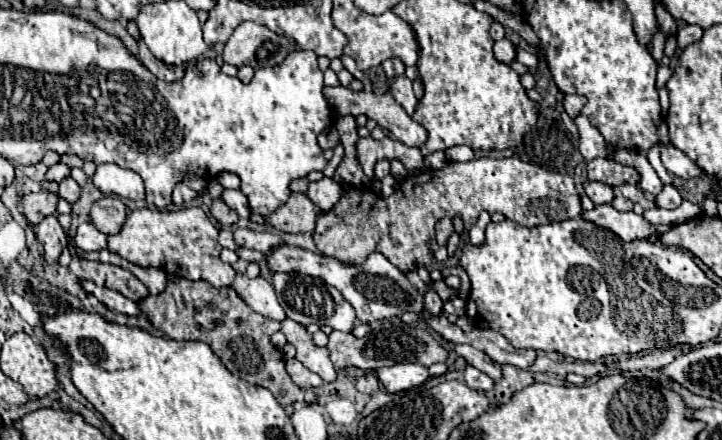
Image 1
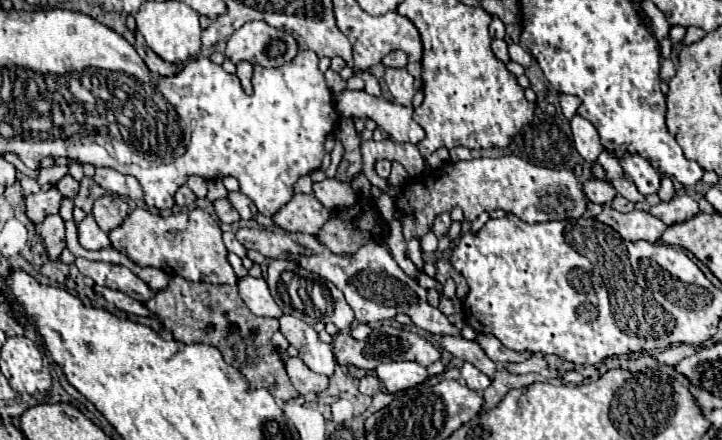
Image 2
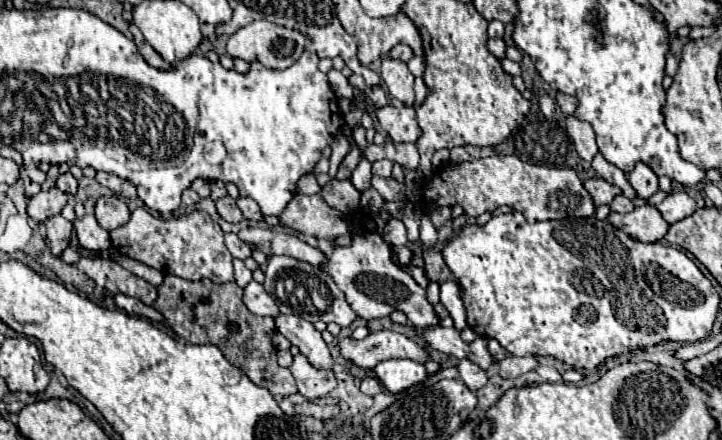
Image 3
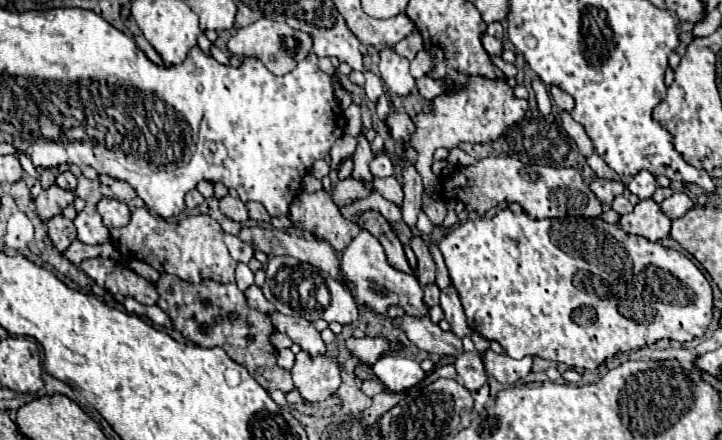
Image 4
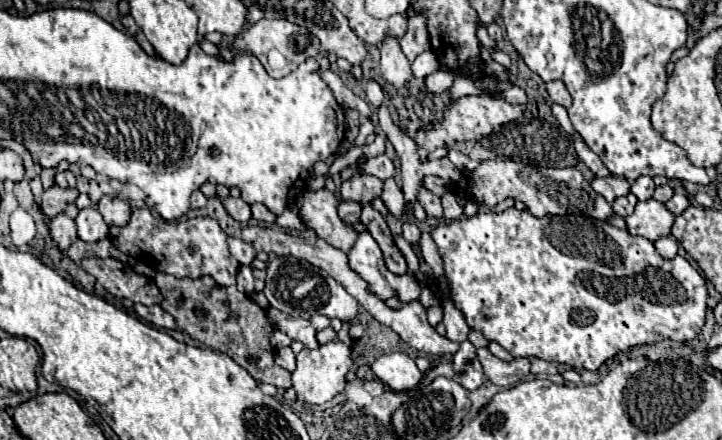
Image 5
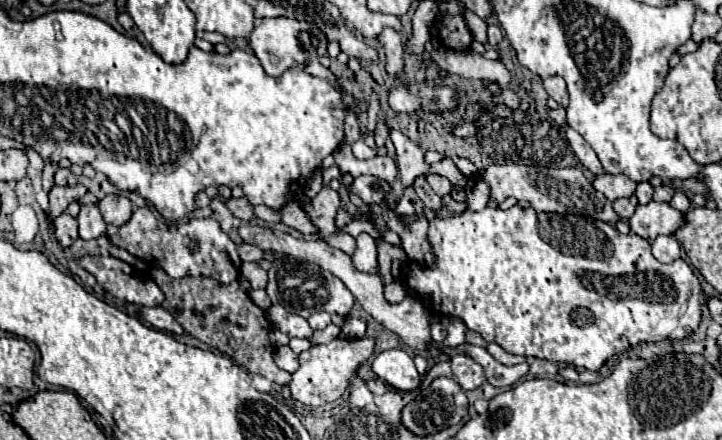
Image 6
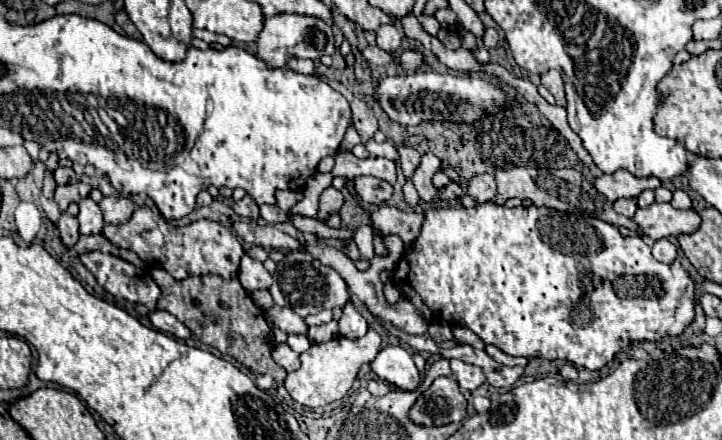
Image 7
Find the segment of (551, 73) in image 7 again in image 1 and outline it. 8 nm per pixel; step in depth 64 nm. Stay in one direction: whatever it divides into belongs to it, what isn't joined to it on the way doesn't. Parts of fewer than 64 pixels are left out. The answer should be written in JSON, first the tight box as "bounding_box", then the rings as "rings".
{"bounding_box":[562,94,586,118],"rings":[[[566,94],[562,104],[564,104],[564,110],[566,110],[566,114],[568,114],[570,118],[576,118],[576,116],[580,114],[582,106],[586,104],[586,100],[584,100],[584,96],[570,96],[570,94]]]}

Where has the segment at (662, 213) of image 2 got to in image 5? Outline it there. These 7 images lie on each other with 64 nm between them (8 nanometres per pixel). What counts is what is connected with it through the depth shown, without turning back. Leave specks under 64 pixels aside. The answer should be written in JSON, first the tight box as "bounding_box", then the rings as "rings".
{"bounding_box":[666,194,690,214],"rings":[[[674,194],[668,202],[666,202],[666,208],[672,212],[672,214],[682,214],[686,208],[690,206],[690,202],[688,202],[688,198],[684,196],[684,194]]]}

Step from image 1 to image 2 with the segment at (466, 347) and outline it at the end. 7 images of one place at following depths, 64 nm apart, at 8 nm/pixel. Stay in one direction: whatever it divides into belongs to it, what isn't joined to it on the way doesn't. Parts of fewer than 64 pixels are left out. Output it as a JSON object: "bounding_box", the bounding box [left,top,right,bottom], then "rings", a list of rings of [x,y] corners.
{"bounding_box":[438,334,496,378],"rings":[[[442,334],[442,336],[438,336],[438,344],[440,344],[440,348],[448,350],[452,356],[468,360],[478,370],[482,370],[486,376],[490,376],[490,378],[494,376],[496,366],[486,356],[486,352],[480,348],[478,342],[470,342],[470,340],[464,340],[460,336],[452,336],[452,334]]]}

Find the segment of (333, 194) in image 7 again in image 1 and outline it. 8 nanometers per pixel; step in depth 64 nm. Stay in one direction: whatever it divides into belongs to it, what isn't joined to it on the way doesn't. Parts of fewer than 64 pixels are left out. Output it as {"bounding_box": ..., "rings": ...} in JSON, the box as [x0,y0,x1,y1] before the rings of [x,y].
{"bounding_box":[266,194,322,232],"rings":[[[292,194],[290,200],[266,220],[282,232],[314,232],[320,214],[322,210],[306,194]]]}

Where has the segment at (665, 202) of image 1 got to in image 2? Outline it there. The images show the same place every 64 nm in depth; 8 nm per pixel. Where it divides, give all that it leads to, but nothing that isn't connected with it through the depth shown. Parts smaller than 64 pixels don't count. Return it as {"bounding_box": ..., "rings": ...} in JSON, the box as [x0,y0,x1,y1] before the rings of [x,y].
{"bounding_box":[658,176,676,201],"rings":[[[664,176],[664,178],[661,179],[658,196],[660,196],[662,201],[668,201],[672,196],[674,196],[674,194],[676,194],[676,192],[674,192],[672,180],[669,177]]]}

